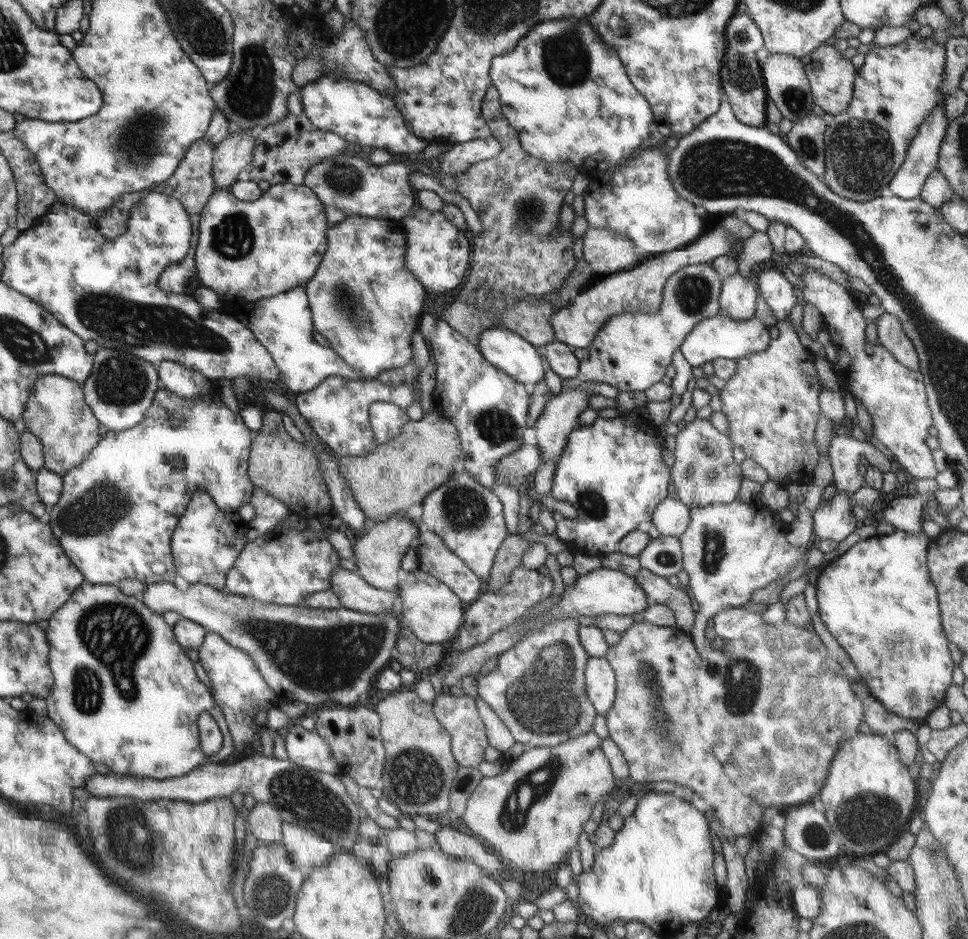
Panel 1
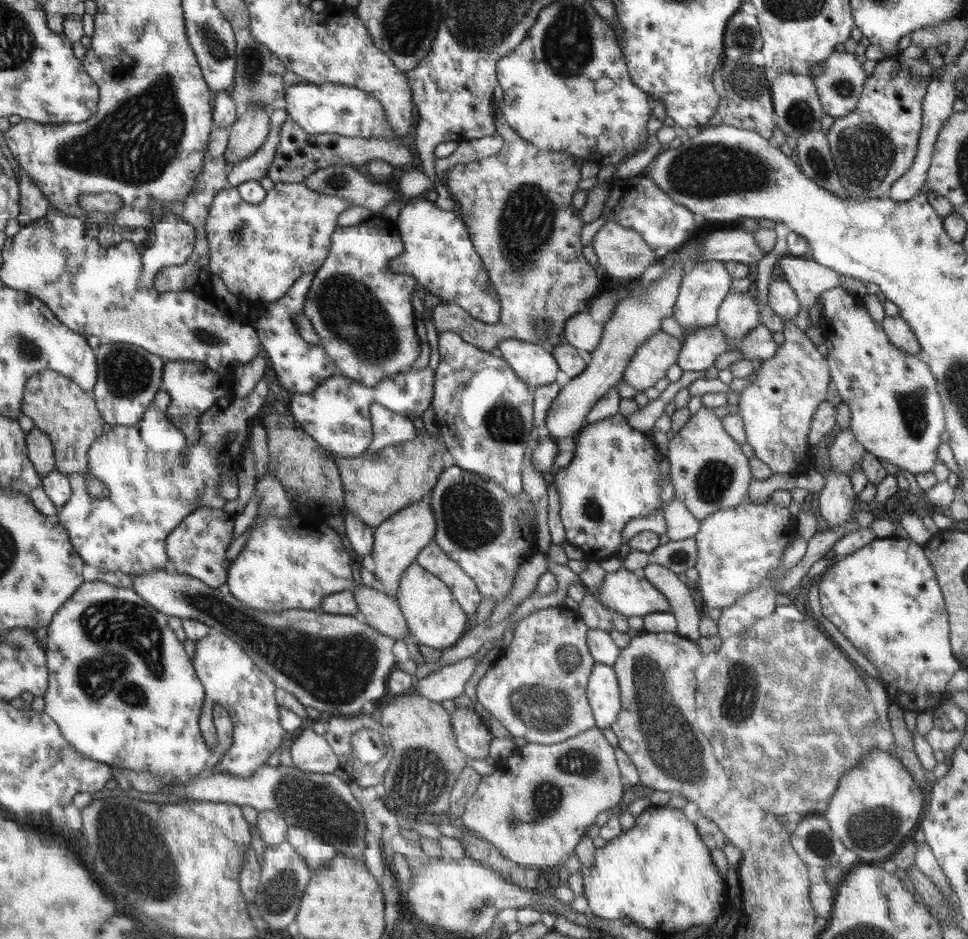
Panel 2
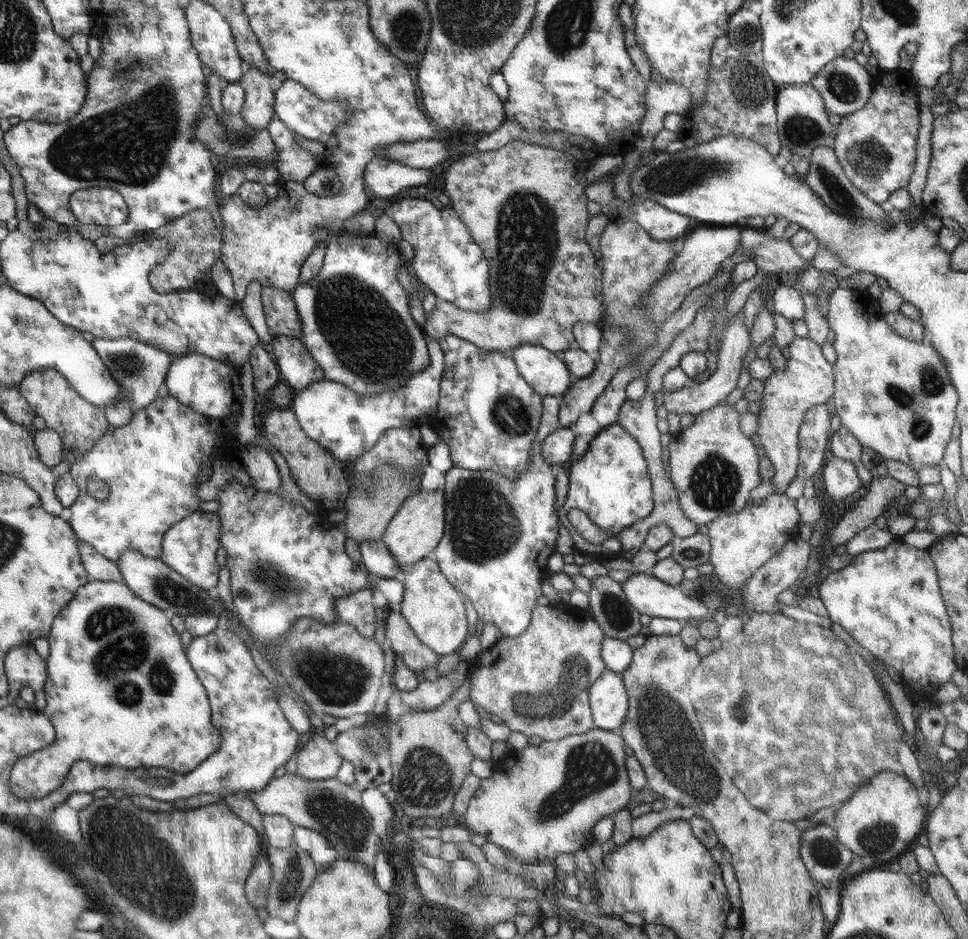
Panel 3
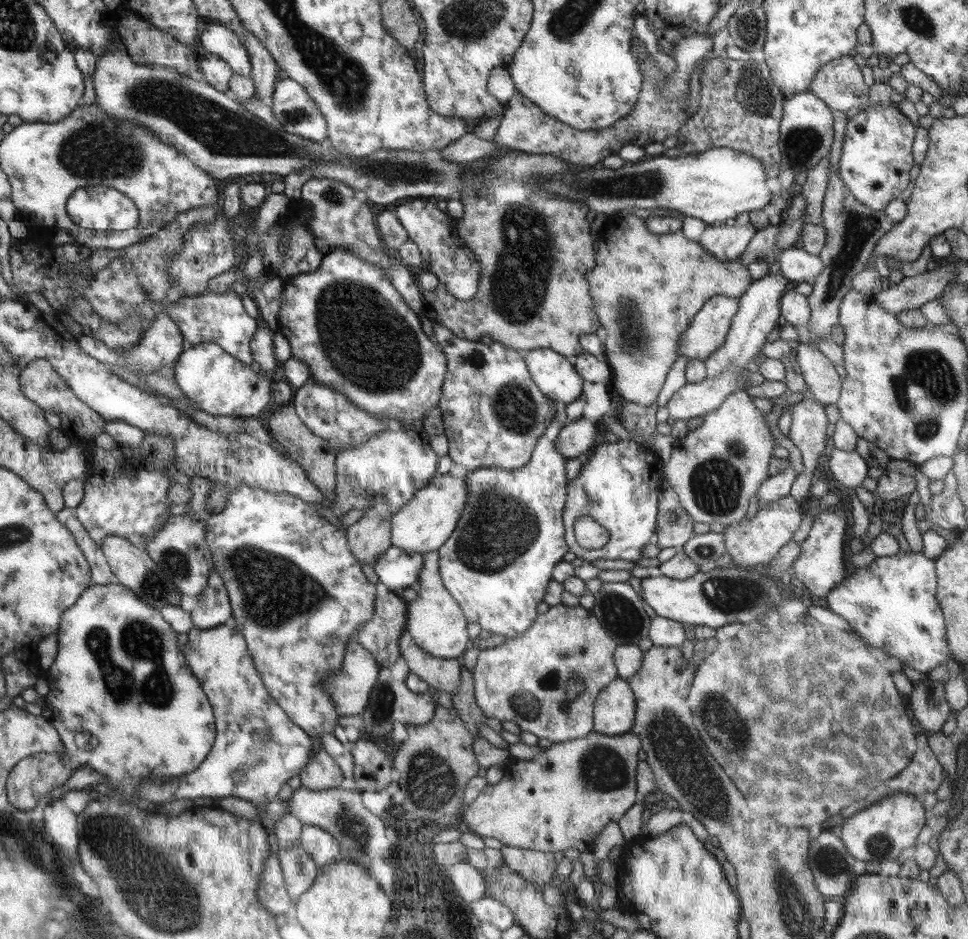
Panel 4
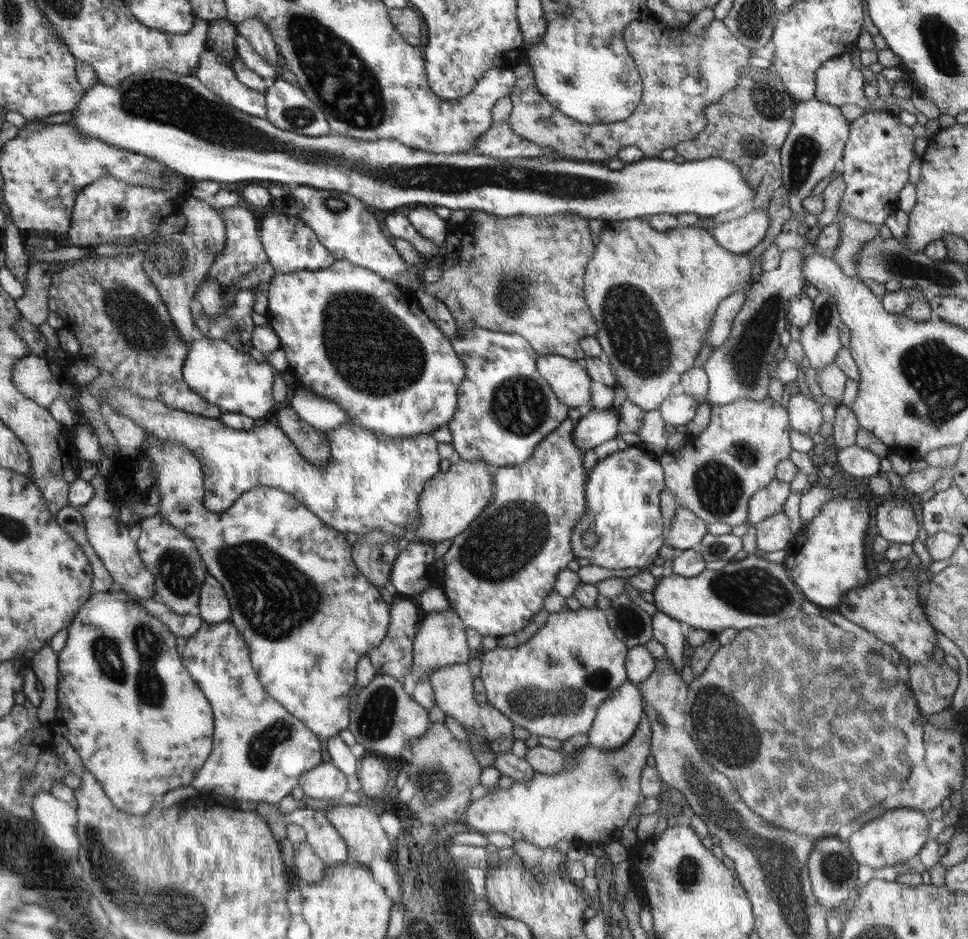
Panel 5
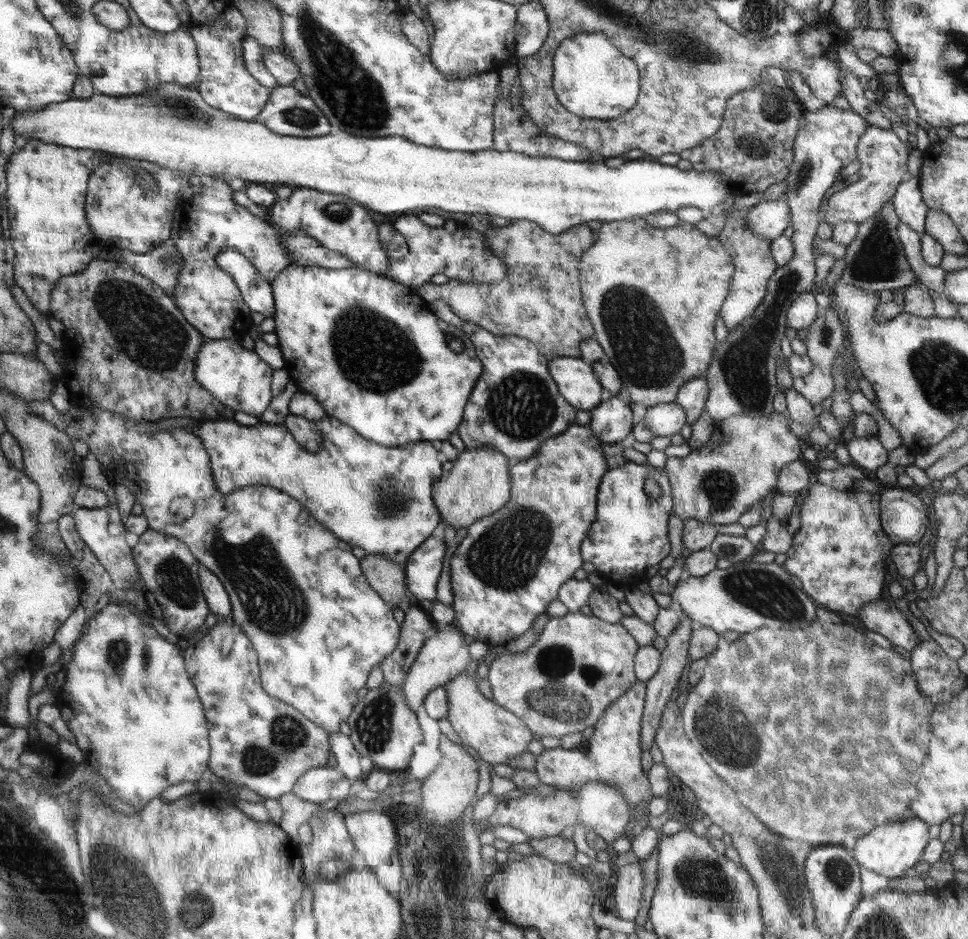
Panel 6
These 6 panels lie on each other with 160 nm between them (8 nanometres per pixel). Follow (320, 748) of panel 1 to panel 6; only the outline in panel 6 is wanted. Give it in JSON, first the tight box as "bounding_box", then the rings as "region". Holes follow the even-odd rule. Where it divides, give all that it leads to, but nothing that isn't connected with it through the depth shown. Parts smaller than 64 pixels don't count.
{"bounding_box":[291,765,350,803],"region":[[[334,765],[307,770],[291,790],[296,796],[313,803],[322,803],[326,800],[345,800],[350,796],[350,780]]]}

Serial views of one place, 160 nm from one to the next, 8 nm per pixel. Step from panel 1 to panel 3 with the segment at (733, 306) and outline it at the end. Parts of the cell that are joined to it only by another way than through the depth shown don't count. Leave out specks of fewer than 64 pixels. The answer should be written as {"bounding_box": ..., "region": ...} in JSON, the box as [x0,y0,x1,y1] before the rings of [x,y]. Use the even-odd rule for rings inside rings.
{"bounding_box":[662,311,751,415],"region":[[[740,311],[729,320],[723,336],[719,342],[719,351],[717,352],[717,368],[705,381],[700,383],[690,383],[679,391],[666,391],[663,395],[662,404],[665,406],[668,414],[690,414],[698,415],[712,410],[713,406],[722,403],[725,398],[737,386],[740,378],[740,369],[742,360],[746,356],[751,346],[749,330],[744,322],[743,312]]]}

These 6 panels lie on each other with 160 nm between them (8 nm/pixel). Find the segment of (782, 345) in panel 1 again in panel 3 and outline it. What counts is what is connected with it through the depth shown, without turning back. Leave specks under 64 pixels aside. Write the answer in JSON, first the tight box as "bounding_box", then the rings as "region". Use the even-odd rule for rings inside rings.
{"bounding_box":[753,336,835,493],"region":[[[792,336],[788,341],[790,357],[786,366],[774,369],[773,373],[764,381],[764,391],[760,403],[760,414],[758,414],[758,430],[753,437],[758,447],[764,448],[768,460],[774,465],[775,473],[771,478],[778,493],[784,493],[785,488],[793,481],[799,469],[799,430],[804,415],[809,408],[825,403],[833,396],[835,390],[835,378],[833,365],[822,355],[821,346],[811,338]]]}

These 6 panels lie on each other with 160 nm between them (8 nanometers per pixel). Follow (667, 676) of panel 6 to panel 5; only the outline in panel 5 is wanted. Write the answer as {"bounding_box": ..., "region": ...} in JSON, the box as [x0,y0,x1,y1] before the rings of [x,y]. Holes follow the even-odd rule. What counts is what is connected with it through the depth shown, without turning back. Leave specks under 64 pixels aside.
{"bounding_box":[464,717,651,851],"region":[[[643,717],[638,726],[638,732],[630,741],[612,752],[600,752],[598,747],[588,744],[575,754],[573,761],[554,774],[535,772],[530,781],[514,781],[510,788],[495,788],[486,793],[481,799],[472,801],[468,805],[464,822],[468,823],[472,831],[486,836],[491,832],[504,832],[514,841],[526,841],[540,848],[556,846],[558,842],[566,840],[570,845],[588,851],[593,845],[605,845],[610,840],[619,840],[620,828],[632,816],[638,800],[640,800],[640,772],[651,756],[651,728],[649,718]]]}

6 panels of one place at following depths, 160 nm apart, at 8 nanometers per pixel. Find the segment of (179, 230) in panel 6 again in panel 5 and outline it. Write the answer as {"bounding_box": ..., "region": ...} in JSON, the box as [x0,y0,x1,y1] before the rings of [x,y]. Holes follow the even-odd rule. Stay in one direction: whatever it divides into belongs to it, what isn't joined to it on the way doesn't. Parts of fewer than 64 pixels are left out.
{"bounding_box":[191,205,276,319],"region":[[[239,205],[220,210],[220,216],[225,218],[228,226],[227,246],[221,250],[217,260],[213,262],[206,281],[197,288],[196,297],[191,303],[194,315],[206,314],[211,319],[223,315],[227,306],[232,306],[240,290],[250,289],[262,282],[267,284],[276,274],[275,268],[272,267],[263,249],[262,239],[258,239],[256,218],[250,210],[246,206]]]}

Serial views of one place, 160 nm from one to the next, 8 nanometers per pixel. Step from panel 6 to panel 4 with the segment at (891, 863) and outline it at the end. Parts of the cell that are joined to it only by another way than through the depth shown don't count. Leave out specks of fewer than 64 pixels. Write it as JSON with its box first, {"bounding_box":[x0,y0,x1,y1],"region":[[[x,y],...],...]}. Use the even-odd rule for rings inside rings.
{"bounding_box":[839,792,926,862],"region":[[[897,792],[873,802],[865,809],[859,810],[850,818],[847,818],[840,826],[839,837],[846,845],[848,852],[855,858],[864,862],[880,862],[884,859],[896,860],[903,850],[910,848],[916,842],[916,837],[926,822],[926,809],[922,805],[922,798],[906,792]]]}

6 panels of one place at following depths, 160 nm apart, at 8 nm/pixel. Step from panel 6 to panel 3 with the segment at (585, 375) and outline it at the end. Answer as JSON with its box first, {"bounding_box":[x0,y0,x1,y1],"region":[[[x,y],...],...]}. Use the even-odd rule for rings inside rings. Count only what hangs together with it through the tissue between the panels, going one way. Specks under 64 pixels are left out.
{"bounding_box":[509,345,572,396],"region":[[[520,345],[509,354],[515,359],[519,373],[541,395],[563,396],[570,390],[572,384],[572,380],[570,380],[571,371],[568,370],[566,361],[559,360],[554,352],[546,350],[543,346]]]}

